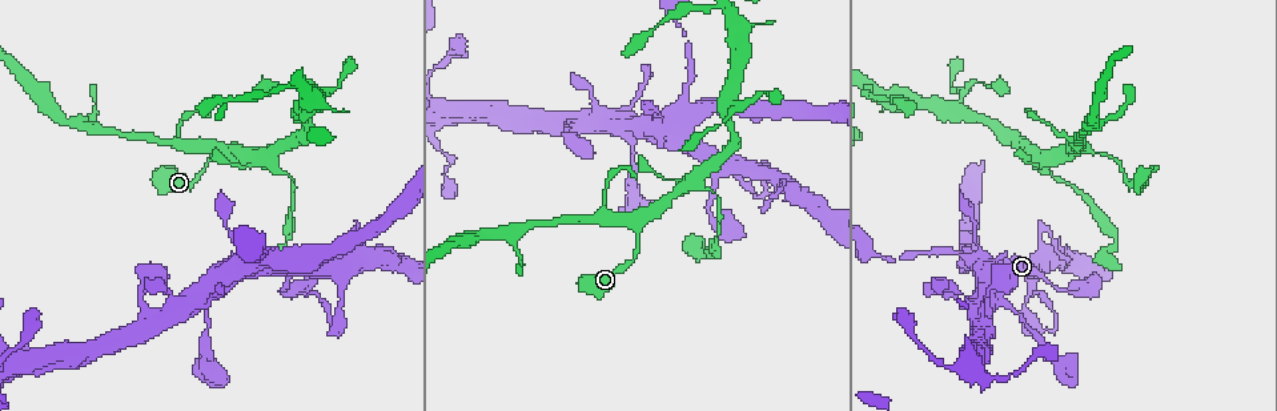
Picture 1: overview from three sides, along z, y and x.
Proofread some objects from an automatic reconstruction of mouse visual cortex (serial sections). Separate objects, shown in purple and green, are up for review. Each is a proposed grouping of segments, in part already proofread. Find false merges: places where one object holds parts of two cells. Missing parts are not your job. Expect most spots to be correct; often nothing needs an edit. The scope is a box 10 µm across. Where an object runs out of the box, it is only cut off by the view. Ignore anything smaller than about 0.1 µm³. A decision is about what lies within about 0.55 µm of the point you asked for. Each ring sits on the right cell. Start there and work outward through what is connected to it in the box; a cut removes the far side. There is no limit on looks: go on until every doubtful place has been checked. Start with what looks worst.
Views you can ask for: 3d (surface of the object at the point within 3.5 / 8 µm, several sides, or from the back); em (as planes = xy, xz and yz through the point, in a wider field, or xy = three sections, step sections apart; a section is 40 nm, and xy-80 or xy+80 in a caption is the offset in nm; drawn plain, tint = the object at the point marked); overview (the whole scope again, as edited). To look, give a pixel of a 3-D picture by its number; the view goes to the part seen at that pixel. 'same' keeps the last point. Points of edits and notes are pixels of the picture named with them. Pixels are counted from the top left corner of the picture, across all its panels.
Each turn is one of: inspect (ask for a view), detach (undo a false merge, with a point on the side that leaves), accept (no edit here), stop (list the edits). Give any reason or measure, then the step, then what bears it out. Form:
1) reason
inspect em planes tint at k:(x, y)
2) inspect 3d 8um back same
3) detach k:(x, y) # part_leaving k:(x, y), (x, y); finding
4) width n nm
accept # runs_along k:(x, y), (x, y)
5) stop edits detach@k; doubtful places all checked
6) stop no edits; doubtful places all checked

two arms in line, one across
inspect 3d 3.5um back at 1:(1039, 154)

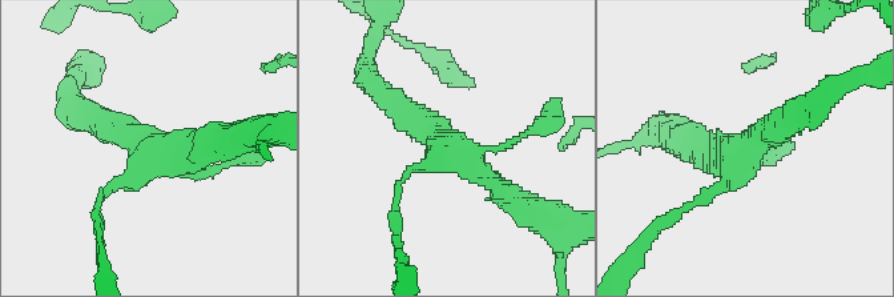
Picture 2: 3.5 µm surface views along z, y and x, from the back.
now the EM
inspect em xy step 5 tint at 2:(743, 150)

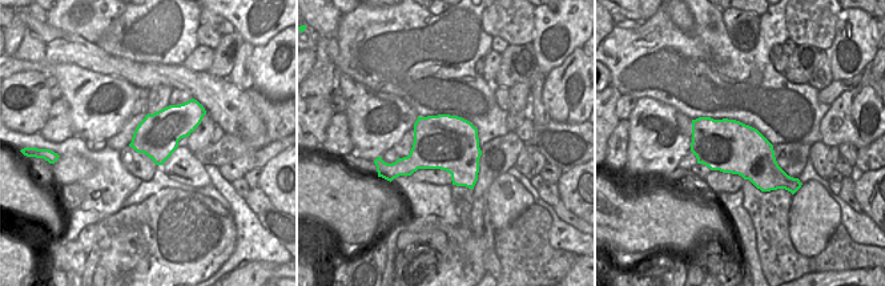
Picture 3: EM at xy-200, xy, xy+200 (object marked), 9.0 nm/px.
accept # runs_along 2:(518, 205), (482, 171), (383, 96); one cell here

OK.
calibre changes
inspect 3d 3.5um at 1:(717, 199)

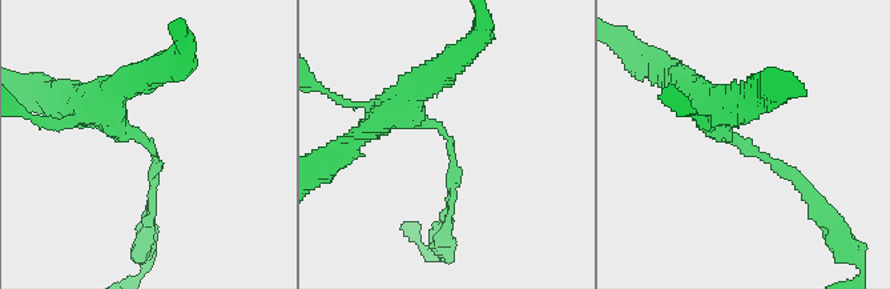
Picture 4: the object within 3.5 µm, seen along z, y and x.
arm_widths 150, 400 nm
inspect em xy step 2 tint at 4:(739, 140)

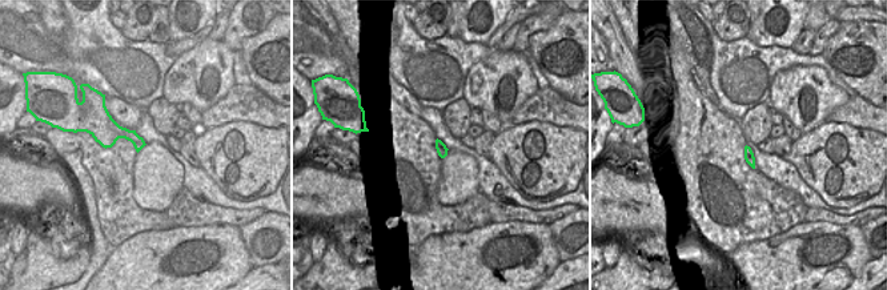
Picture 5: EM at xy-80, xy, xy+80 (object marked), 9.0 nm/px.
inspect em xy step 3 tint same

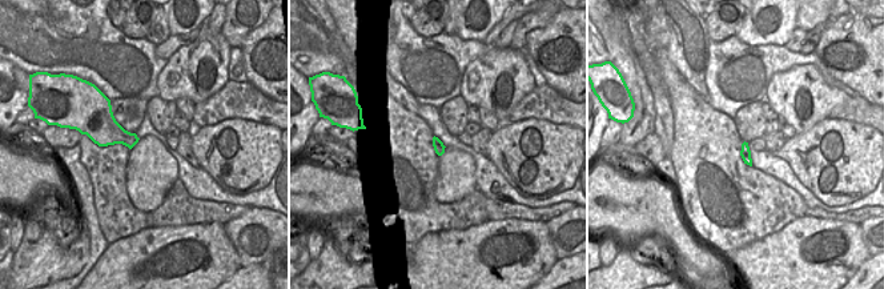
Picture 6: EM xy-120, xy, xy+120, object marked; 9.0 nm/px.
accept # runs_along 4:(717, 101), (724, 133), (806, 195); continuous, no second cell

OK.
four-way junction
inspect 3d 3.5um at 1:(251, 265)

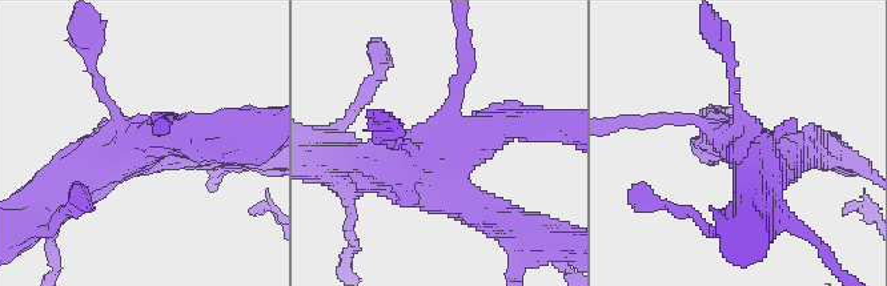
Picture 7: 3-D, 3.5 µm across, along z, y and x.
accept # runs_along 7:(509, 222), (428, 165), (357, 165); one cell here

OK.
stop no edits; doubtful places all checked

